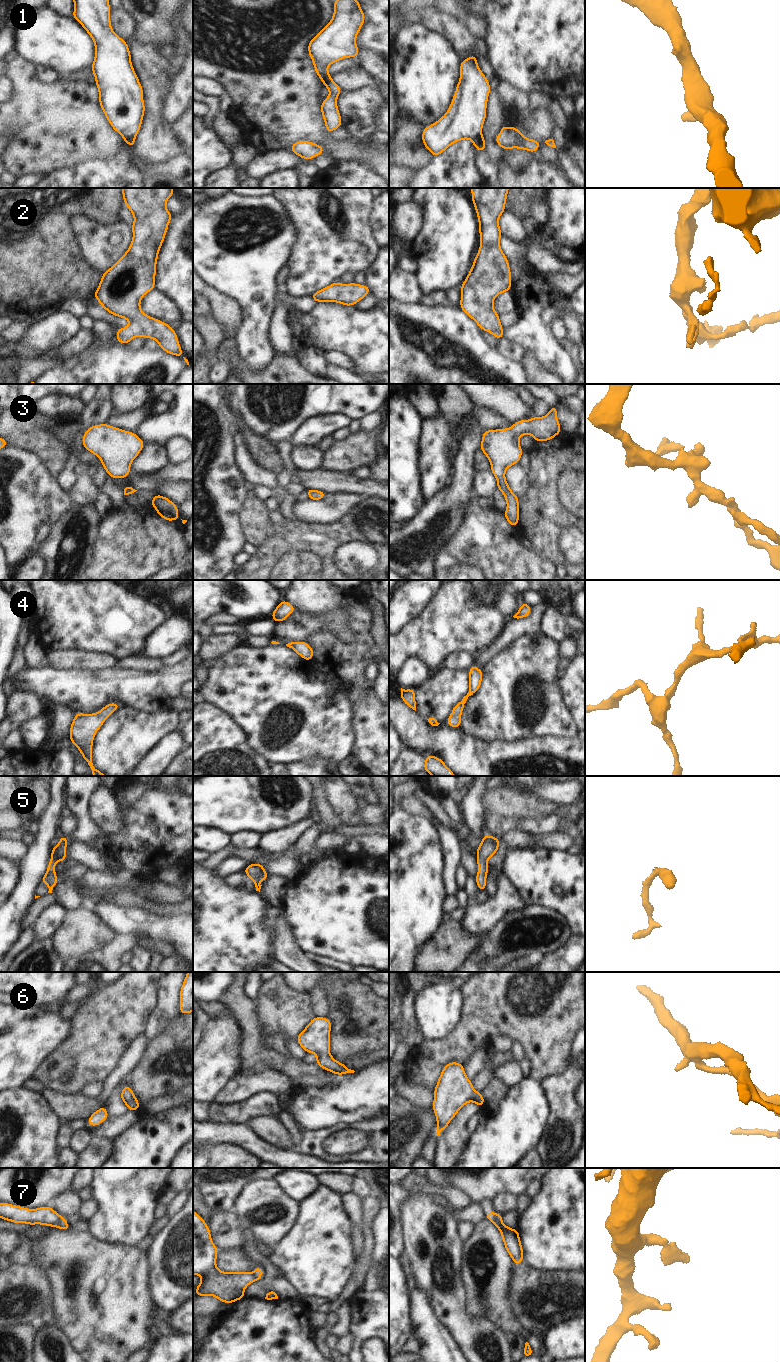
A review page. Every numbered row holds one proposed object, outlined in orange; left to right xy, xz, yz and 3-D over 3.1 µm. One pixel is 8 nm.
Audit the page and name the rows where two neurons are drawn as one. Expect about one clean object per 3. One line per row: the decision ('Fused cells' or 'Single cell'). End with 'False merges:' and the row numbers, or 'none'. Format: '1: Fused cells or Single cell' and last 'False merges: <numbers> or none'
1: Fused cells
2: Single cell
3: Single cell
4: Single cell
5: Single cell
6: Single cell
7: Fused cells
False merges: 1, 7

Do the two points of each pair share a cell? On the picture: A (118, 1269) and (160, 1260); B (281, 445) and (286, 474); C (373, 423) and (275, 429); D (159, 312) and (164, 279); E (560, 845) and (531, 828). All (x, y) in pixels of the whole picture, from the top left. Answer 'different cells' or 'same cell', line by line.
A: different cells
B: same cell
C: different cells
D: different cells
E: different cells

